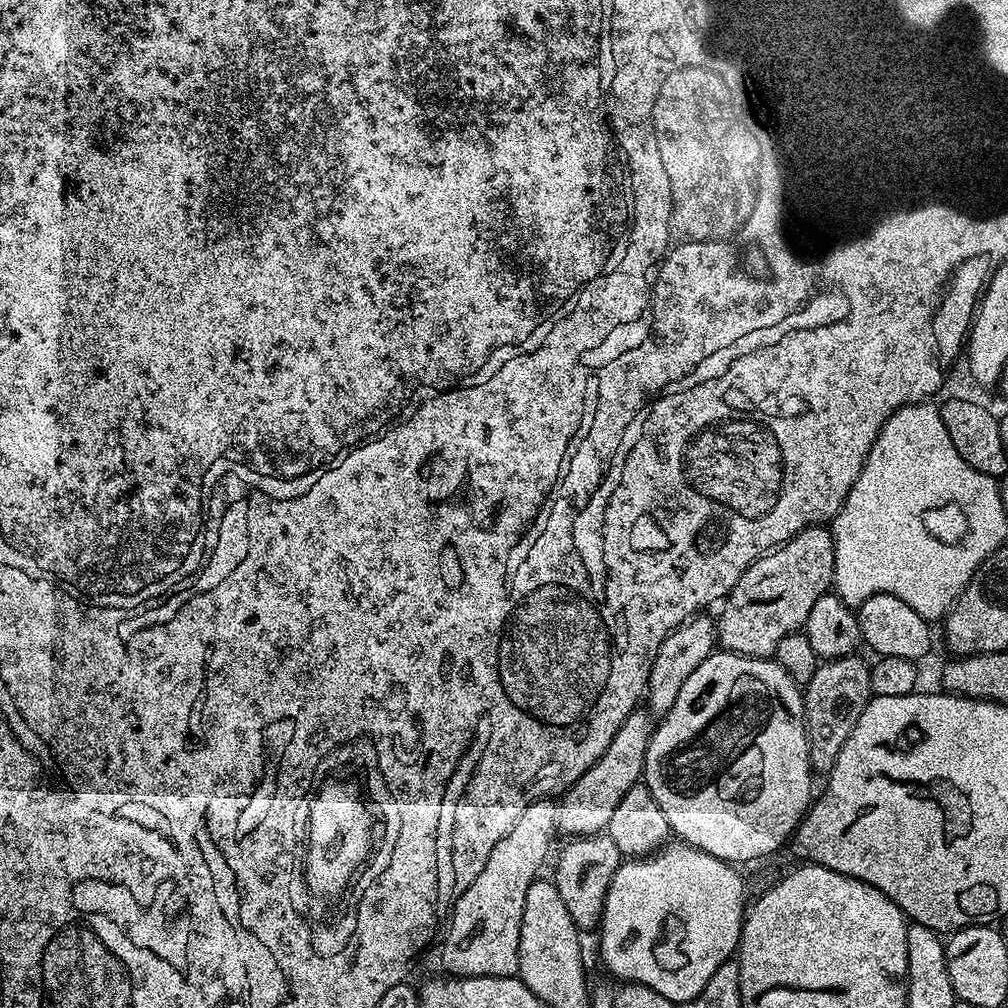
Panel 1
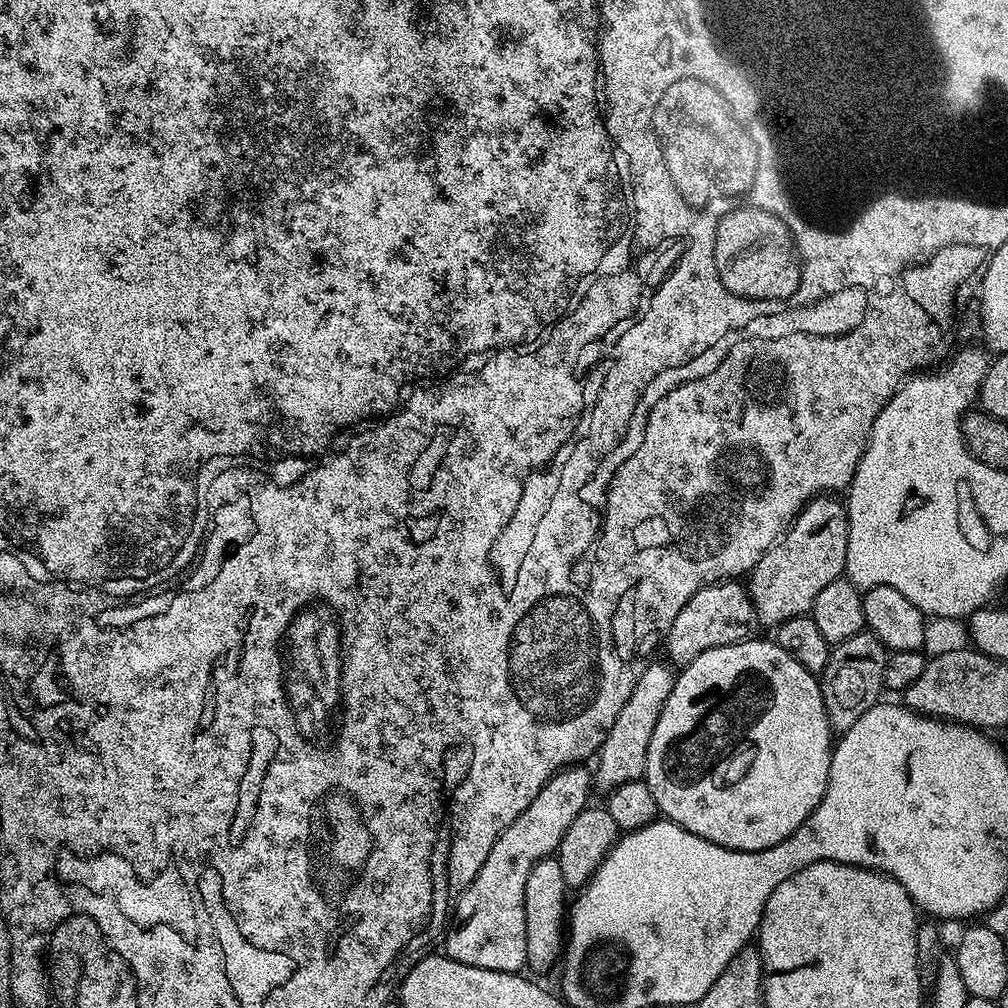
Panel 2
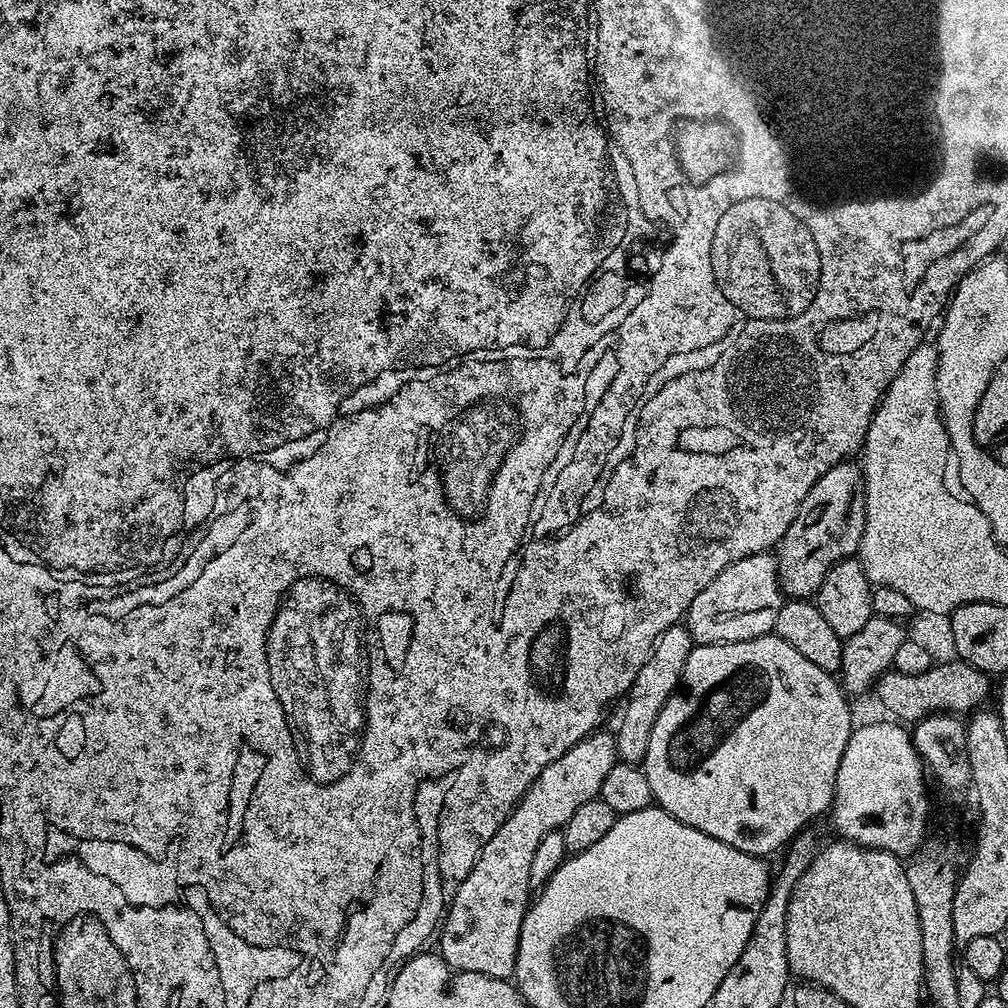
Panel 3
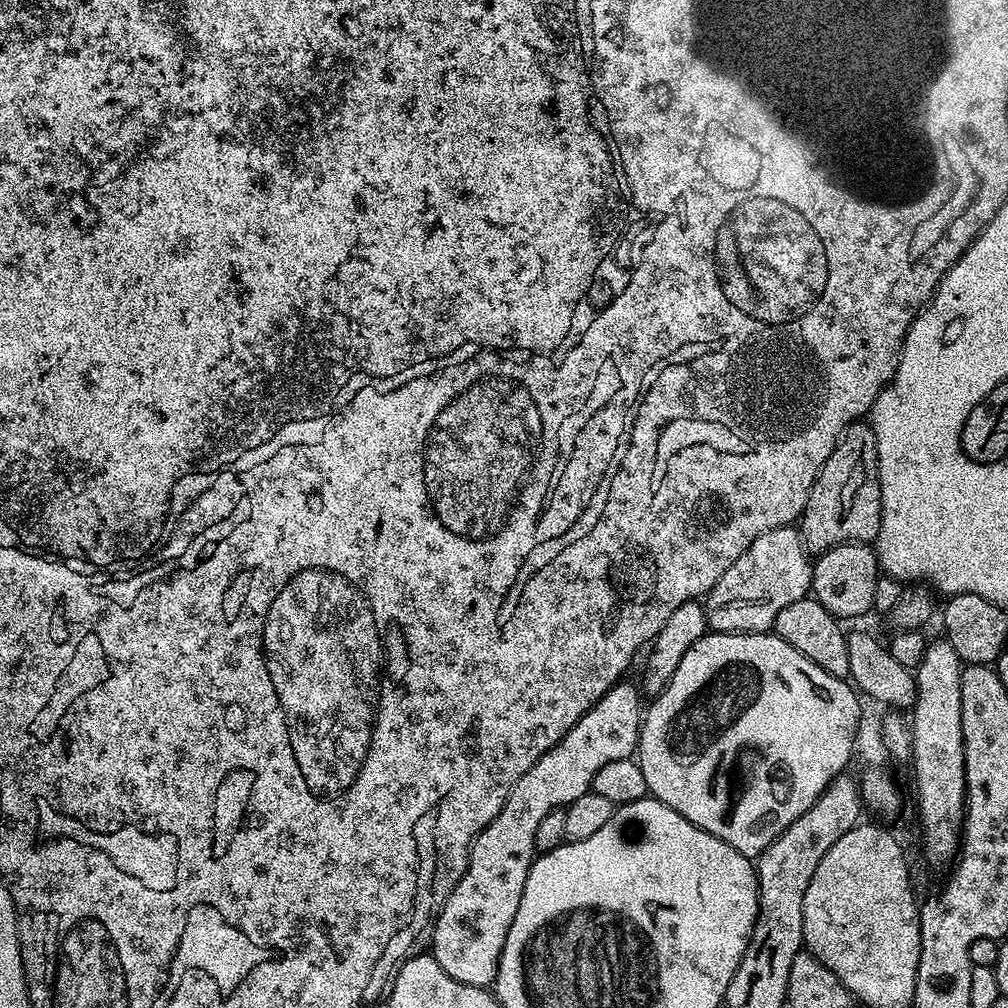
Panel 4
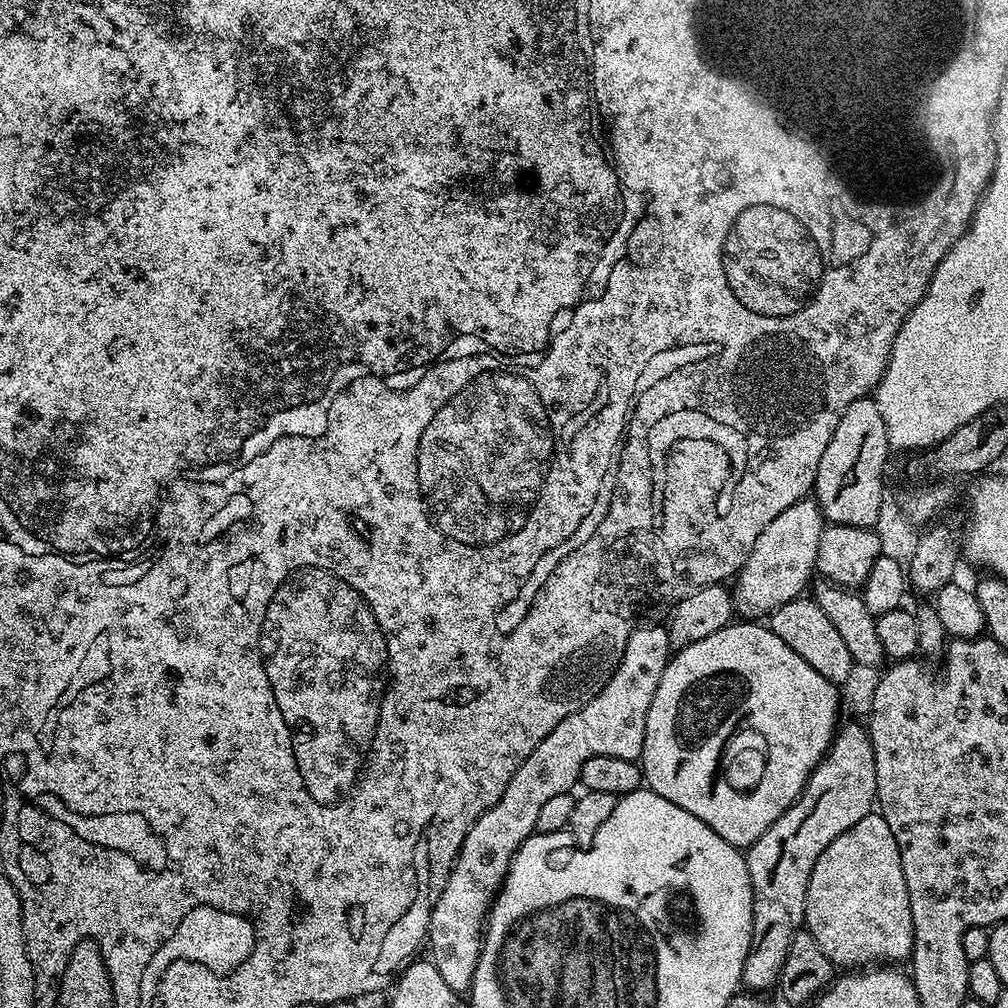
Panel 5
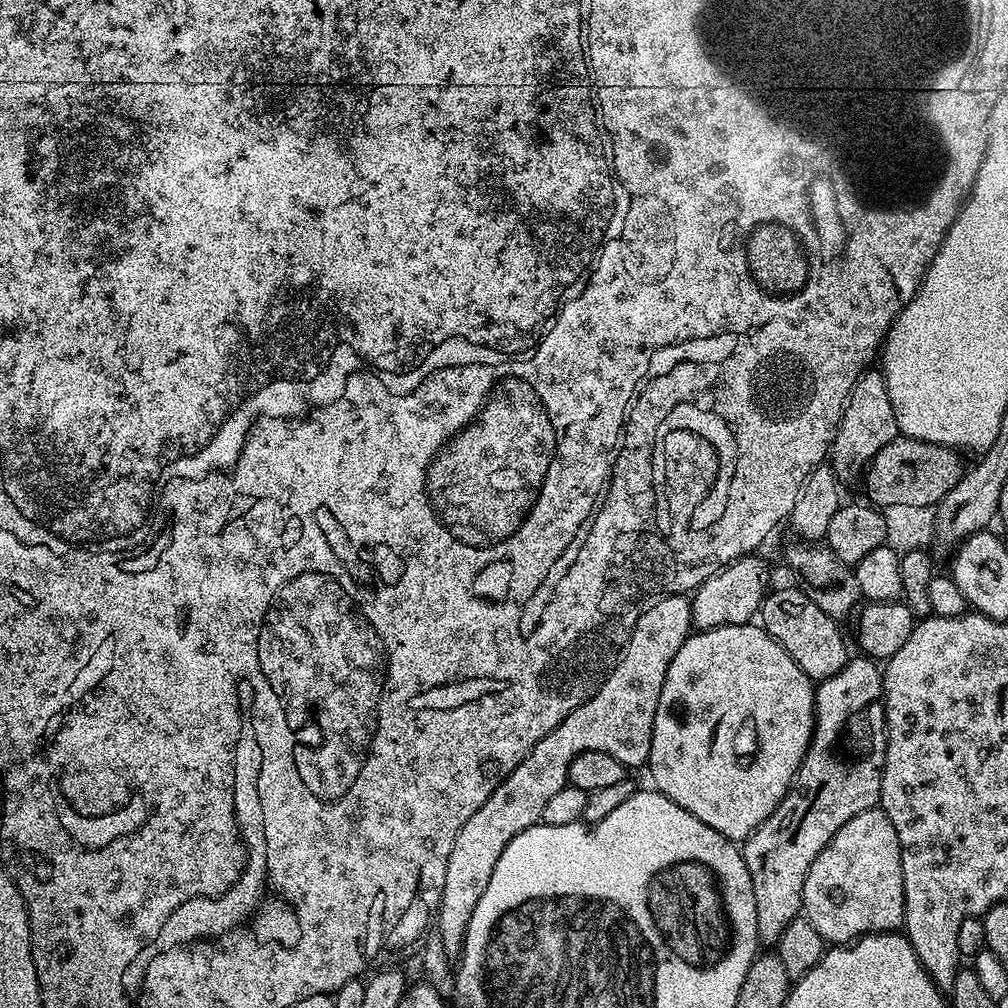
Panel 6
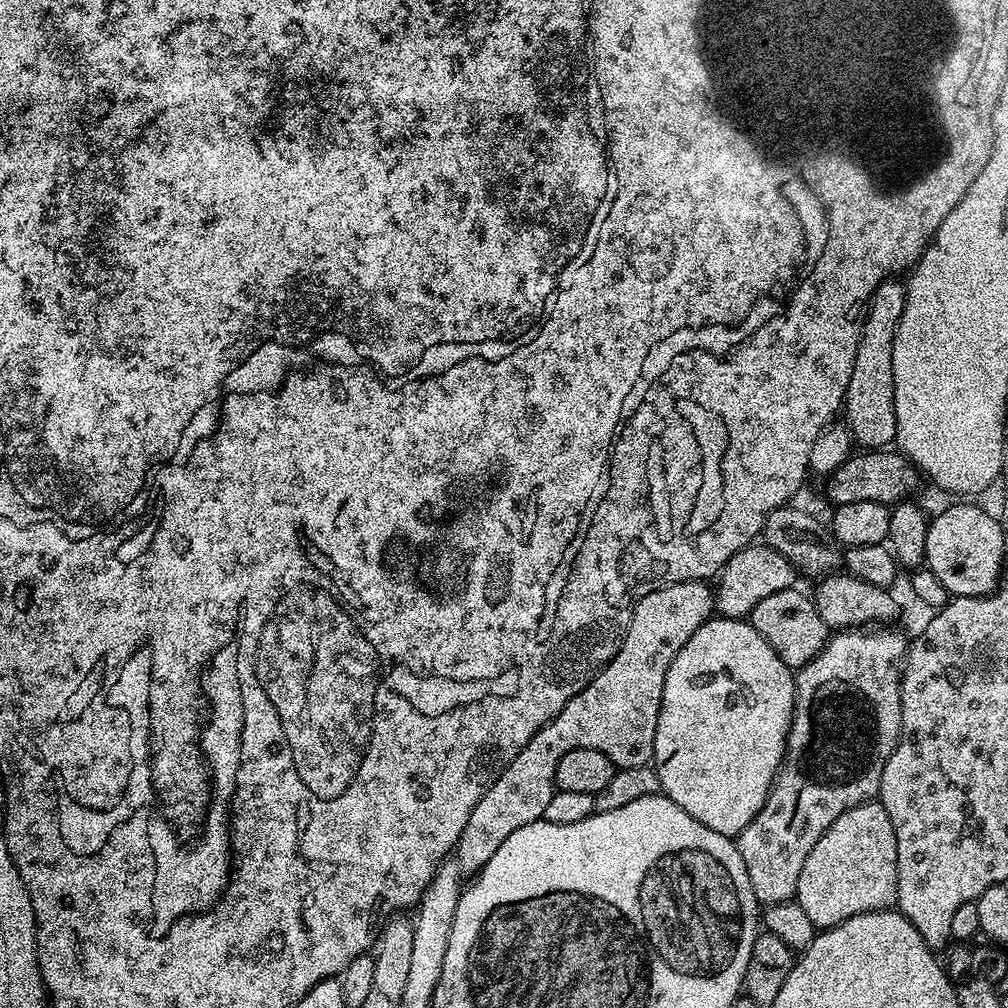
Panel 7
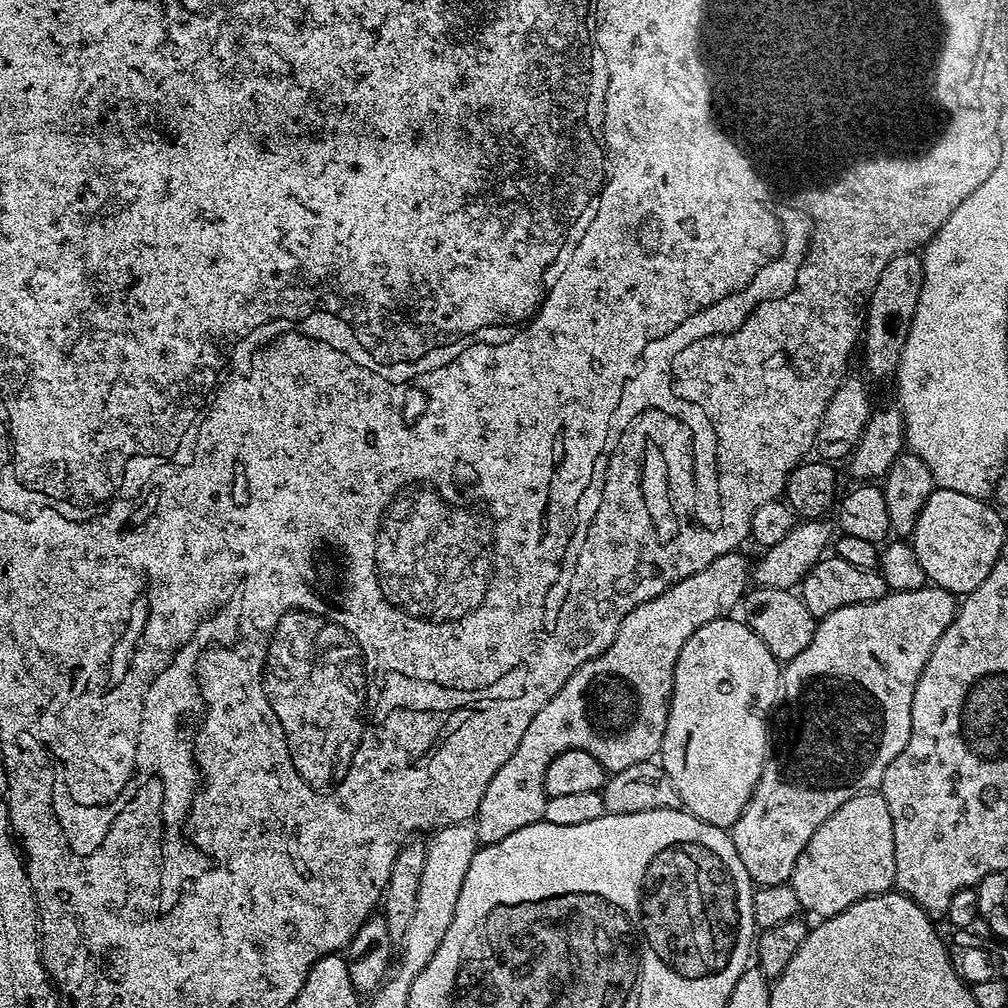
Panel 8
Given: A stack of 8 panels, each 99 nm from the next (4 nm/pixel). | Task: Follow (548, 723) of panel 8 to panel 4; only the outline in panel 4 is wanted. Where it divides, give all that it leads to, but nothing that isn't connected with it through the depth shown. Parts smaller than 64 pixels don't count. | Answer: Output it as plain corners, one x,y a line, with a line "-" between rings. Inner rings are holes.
627,682
618,683
592,709
582,714
582,718
574,722
572,729
549,752
542,754
542,758
538,758
538,762
534,762
534,766
530,766
530,770
526,770
522,778
518,778
498,818
494,818
490,826
486,826
476,835
476,841
472,843
468,855
468,869
464,871
460,880
451,885
452,893
445,898
441,908
439,905
438,915
430,928
430,936
432,932
430,955
438,962
438,966
442,966
442,970
446,970
446,974
450,974
450,978
454,978
454,982
479,988
495,985
502,946
506,946
510,922
514,922
514,914
518,914
518,902
522,902
522,890
526,890
528,871
537,855
534,834
538,834
538,822
542,822
546,814
559,808
565,809
578,798
591,792
594,774
598,774
598,770
602,770
606,762
627,760
637,751
640,743
642,692
637,685
636,688

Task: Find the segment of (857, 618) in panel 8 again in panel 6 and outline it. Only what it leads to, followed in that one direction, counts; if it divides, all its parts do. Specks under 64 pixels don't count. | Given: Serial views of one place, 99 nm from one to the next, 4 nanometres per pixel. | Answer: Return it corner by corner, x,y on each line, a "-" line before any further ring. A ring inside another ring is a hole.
863,655
849,659
848,665
838,674
819,681
816,689
816,725
812,727
810,746
796,771
790,790
780,805
754,829
743,841
742,851
746,870
750,870
750,882
754,886
754,906
758,914
758,934
761,945
775,946
780,943
782,930
801,915
804,907
806,874
814,866
814,858
822,854
829,842
850,822
880,802
880,775
884,769
888,727
884,717
884,678
877,661

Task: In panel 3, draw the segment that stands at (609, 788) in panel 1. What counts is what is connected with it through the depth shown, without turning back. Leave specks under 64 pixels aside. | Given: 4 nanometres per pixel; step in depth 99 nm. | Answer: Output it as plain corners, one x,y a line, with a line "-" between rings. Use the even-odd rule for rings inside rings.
683,623
675,624
665,630
657,638
650,658
642,662
642,670
638,670
638,678
630,686
623,701
624,713
620,716
620,725
614,728
616,737
616,755
625,764
639,765
650,746
650,730
654,730
654,722
658,722
658,714
662,714
662,706
666,706
669,698
680,687
680,681
686,670
686,662
693,650
692,636

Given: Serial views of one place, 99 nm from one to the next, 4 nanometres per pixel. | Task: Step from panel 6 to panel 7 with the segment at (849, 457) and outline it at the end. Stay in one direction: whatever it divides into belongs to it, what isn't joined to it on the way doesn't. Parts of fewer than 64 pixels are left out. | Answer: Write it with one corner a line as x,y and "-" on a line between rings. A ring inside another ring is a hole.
889,278
876,288
864,314
864,325
858,342
858,354
854,358
854,370
850,374
850,386
846,386
842,416
852,439
861,449
884,450
896,439
896,415
894,414
894,334
902,322
904,293
903,279

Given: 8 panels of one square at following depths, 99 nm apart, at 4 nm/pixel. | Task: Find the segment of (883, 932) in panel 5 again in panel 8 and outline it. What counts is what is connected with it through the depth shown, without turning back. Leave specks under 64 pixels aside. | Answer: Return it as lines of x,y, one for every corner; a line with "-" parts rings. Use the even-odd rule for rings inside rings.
879,791
864,792
861,796
850,798
850,802
842,802
842,806
838,806
838,810
834,810
834,814
830,814
818,830
814,830
814,838
806,842
806,850
798,854
790,883
794,894
798,894
801,909
805,913
813,912
816,918
836,916
860,900
880,896
895,885
894,826
890,822
890,806
886,806

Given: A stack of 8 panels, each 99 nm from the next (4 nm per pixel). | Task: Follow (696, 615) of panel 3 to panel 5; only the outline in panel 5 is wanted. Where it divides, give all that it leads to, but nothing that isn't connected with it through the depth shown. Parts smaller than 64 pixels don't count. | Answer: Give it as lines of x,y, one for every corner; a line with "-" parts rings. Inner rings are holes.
805,498
794,502
790,510
782,510
782,514
778,514
778,518
774,518
774,522
770,522
770,526
762,530
762,534
758,534
758,542
754,542
746,562
734,577
736,588
733,587
731,593
735,615
740,618
767,618
774,610
778,610
778,606
786,606
786,602
801,599
805,595
804,587
807,586
808,579
810,584
816,572
818,546
825,527
826,521
815,499

